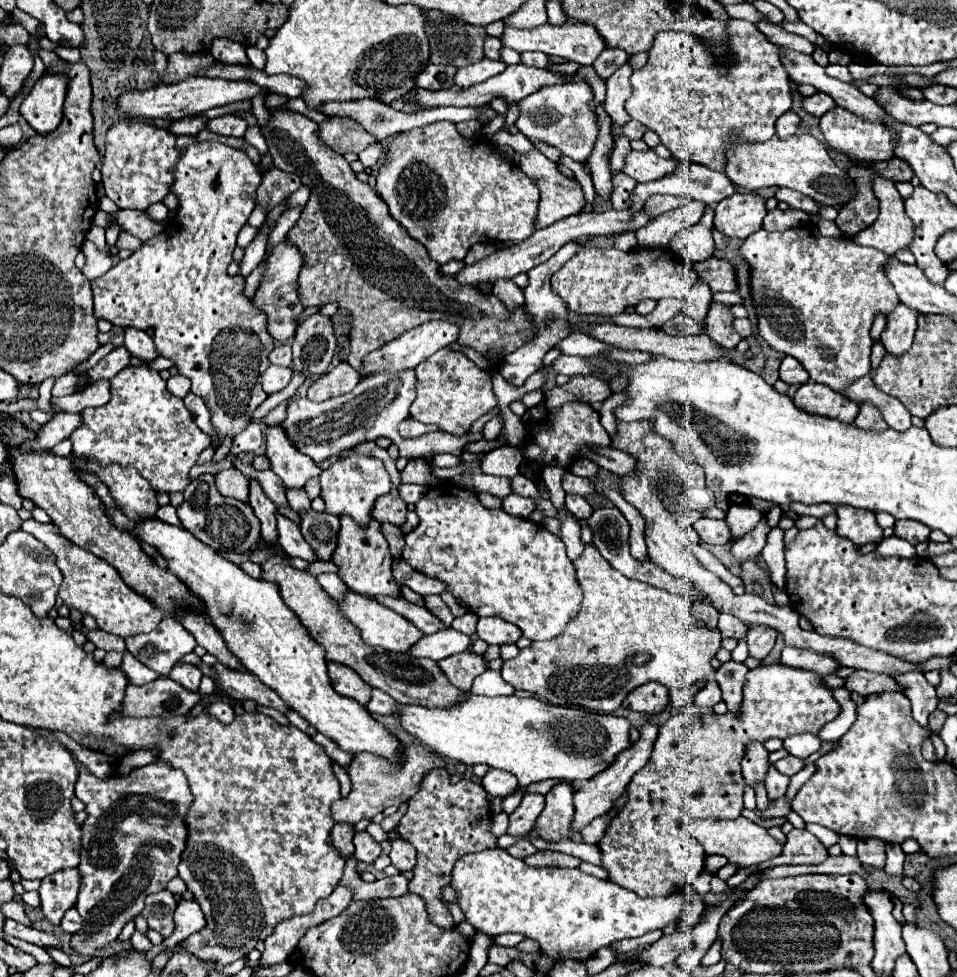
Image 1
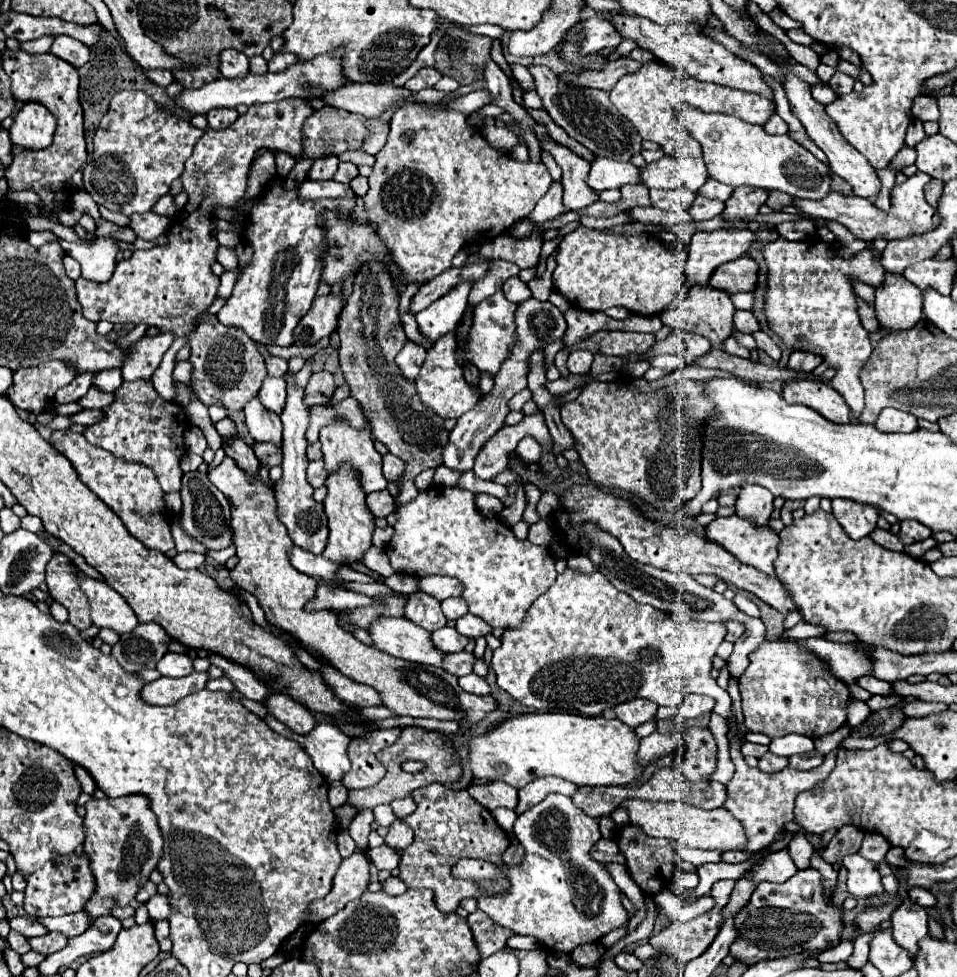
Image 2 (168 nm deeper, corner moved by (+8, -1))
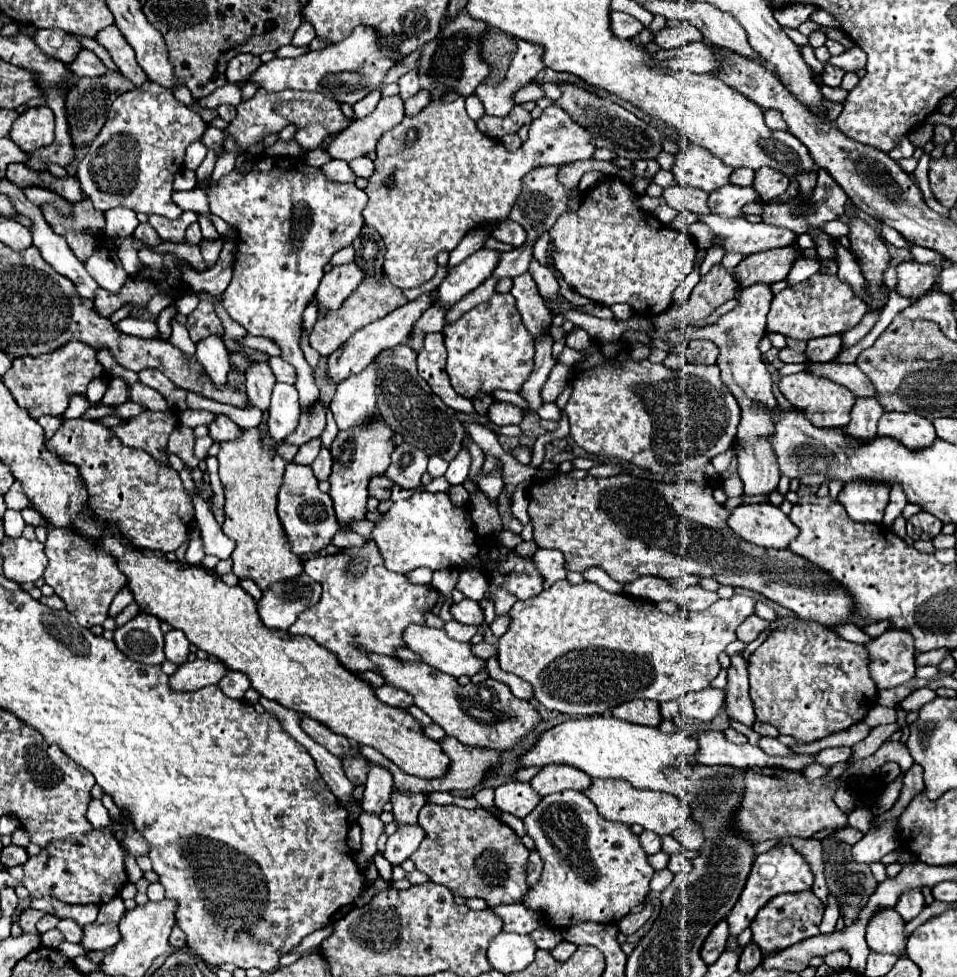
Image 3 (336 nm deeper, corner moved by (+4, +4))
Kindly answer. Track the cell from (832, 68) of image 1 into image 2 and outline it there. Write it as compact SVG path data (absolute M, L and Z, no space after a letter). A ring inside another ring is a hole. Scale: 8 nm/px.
M836 71L836 73L832 75L832 79L828 81L828 85L830 85L830 89L832 89L834 93L838 93L838 95L846 95L846 93L852 91L852 87L854 87L854 79L852 79L850 75L844 75L842 71Z

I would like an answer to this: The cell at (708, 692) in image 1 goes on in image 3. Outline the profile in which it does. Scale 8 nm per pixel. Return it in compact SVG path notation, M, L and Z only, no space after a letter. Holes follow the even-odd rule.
M704 688L698 692L688 692L680 698L686 716L696 720L712 720L724 704L724 690Z

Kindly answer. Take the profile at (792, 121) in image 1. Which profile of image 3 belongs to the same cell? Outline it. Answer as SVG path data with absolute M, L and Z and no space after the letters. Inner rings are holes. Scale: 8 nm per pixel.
M766 110L766 112L764 112L764 118L766 118L768 128L772 128L772 130L786 130L786 122L784 122L784 118L782 118L780 112L776 112L776 110Z

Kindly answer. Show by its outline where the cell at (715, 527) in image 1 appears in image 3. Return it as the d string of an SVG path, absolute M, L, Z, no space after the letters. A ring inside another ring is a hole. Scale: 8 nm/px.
M770 502L742 504L734 508L728 526L744 540L768 548L788 548L798 536L798 528L790 518Z

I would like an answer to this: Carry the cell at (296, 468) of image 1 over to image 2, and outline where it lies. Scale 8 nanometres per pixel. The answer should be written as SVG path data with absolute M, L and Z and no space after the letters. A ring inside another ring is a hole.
M252 399L252 403L244 407L244 413L246 413L246 427L254 437L254 441L282 445L282 421L276 413L268 411L258 399Z

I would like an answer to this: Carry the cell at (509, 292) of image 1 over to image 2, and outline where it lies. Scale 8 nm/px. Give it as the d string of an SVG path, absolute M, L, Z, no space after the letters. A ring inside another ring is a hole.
M496 291L492 297L478 303L478 307L474 309L474 325L470 329L468 343L464 349L458 349L456 353L458 363L462 365L464 361L472 361L480 371L488 371L494 375L500 369L502 361L508 357L512 345L512 335L516 331L514 311L516 311L516 303L508 301L502 291Z

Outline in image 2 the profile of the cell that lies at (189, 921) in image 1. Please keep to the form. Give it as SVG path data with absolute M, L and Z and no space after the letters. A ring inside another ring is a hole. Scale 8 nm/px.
M154 895L146 903L146 907L148 907L150 917L154 917L154 919L164 919L164 917L170 917L172 915L172 905L170 905L168 897L164 897L164 895Z

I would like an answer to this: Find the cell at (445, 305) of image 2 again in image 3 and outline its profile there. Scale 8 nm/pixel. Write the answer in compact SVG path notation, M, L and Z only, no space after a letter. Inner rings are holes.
M480 248L478 252L462 260L458 266L454 266L448 272L444 282L440 284L438 304L446 308L454 306L462 296L478 288L486 278L490 278L498 262L500 262L500 252L488 248Z

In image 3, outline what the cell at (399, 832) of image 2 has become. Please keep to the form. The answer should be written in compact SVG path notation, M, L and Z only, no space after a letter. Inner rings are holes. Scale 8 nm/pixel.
M392 792L392 812L396 822L416 822L420 808L428 802L428 794L412 794L412 792Z

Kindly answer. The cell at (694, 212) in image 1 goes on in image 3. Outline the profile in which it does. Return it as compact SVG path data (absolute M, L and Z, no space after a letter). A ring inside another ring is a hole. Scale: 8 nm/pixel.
M726 184L716 192L710 192L708 206L714 214L720 216L742 216L742 206L750 202L762 202L760 194L754 190L754 186L736 186Z

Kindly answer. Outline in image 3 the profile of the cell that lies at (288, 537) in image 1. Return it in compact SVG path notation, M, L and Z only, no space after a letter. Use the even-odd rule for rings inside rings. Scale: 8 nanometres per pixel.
M366 536L366 544L360 548L352 546L338 554L318 556L304 562L304 572L322 584L322 598L314 606L306 608L288 632L310 636L320 646L332 650L342 666L354 674L378 668L368 658L370 654L396 658L396 650L406 648L406 626L424 626L426 614L440 598L438 590L430 584L412 584L404 574L390 572L370 536Z

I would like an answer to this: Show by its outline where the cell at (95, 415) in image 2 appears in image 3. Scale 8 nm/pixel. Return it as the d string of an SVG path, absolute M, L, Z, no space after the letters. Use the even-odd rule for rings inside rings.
M126 402L126 404L120 404L120 406L114 406L114 410L120 418L134 418L134 416L142 414L146 408L142 404L136 404L136 402Z

